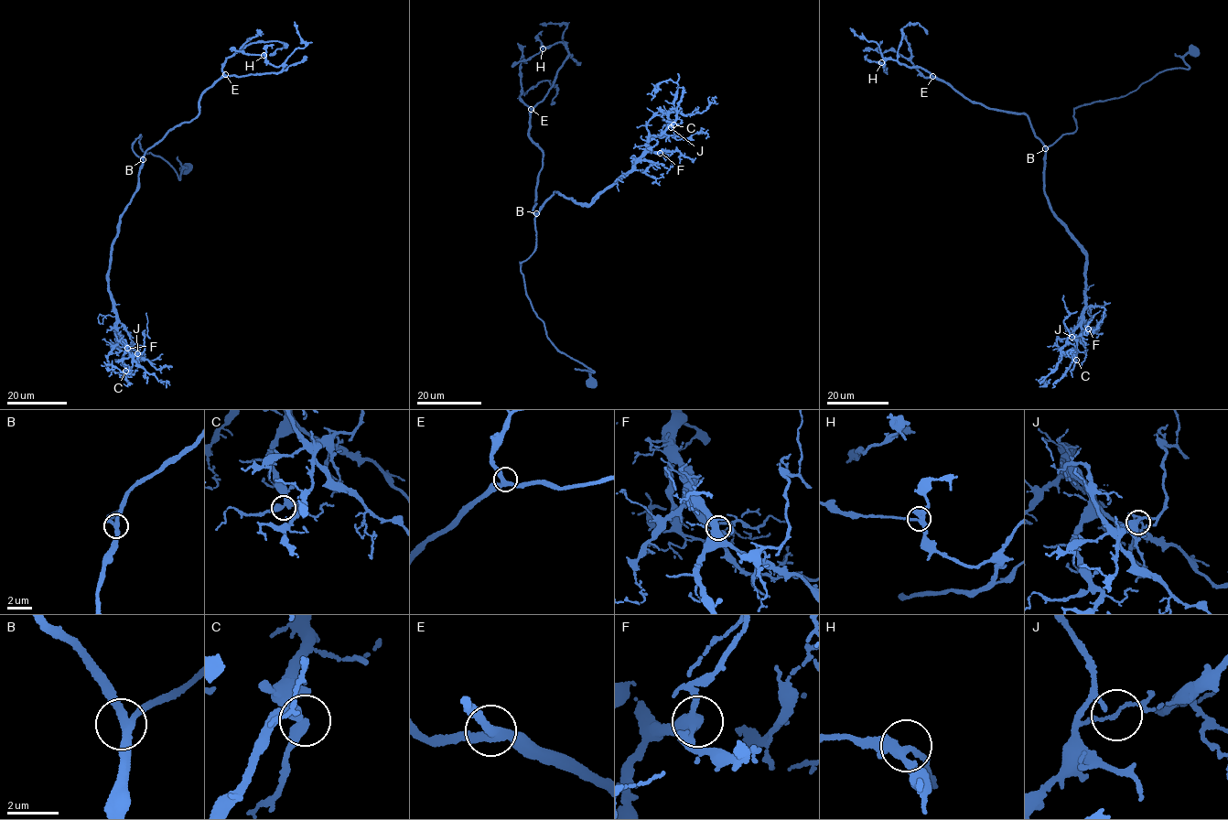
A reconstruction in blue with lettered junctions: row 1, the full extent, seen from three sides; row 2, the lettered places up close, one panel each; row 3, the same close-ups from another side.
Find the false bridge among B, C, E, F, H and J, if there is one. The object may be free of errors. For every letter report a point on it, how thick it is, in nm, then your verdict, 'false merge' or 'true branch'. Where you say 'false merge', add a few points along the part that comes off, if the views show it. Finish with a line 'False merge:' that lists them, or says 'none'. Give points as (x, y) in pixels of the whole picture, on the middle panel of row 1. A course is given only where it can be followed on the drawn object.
B: at (536, 213); 300 nm thick; true branch
C: at (673, 124); 360 nm thick; true branch
E: at (531, 109); 340 nm thick; true branch
F: at (660, 153); 340 nm thick; true branch
H: at (543, 48); 280 nm thick; true branch
J: at (671, 127); 90 nm thick; false merge; foreign part runs (671, 127), (668, 112), (674, 107), (677, 83), (668, 80), (662, 80), (651, 92), (651, 100)
False merge: J

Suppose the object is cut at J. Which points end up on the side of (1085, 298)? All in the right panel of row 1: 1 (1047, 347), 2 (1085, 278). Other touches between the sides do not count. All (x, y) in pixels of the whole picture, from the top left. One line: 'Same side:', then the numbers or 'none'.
Same side: 1, 2

